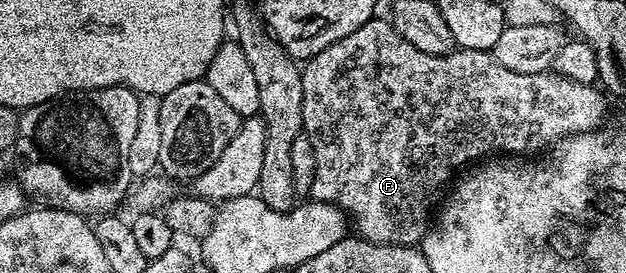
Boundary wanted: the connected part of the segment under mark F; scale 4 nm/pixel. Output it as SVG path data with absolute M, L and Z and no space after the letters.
M381 17L369 19L367 23L360 25L360 29L356 29L356 33L348 33L348 37L336 41L328 49L305 60L302 67L302 84L304 85L302 129L309 135L312 149L316 153L316 177L312 181L310 195L320 203L338 204L352 220L353 226L354 223L358 226L357 234L369 243L395 243L397 247L421 244L422 238L432 226L434 198L446 182L449 184L455 178L454 169L472 160L475 162L493 155L526 155L541 152L570 135L597 130L603 126L608 109L607 96L593 84L566 79L554 71L540 74L515 73L512 69L500 65L491 52L484 50L458 47L448 54L438 56L424 53L402 39L394 24L386 19L382 20Z

